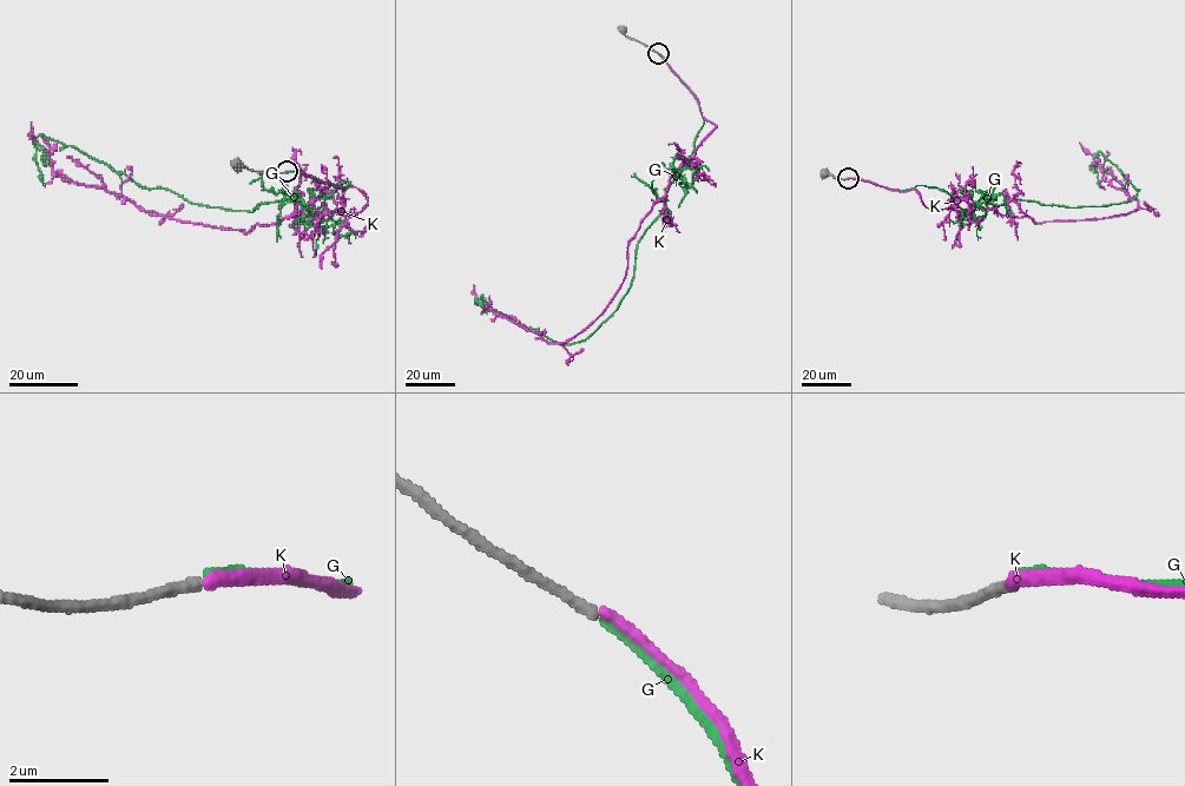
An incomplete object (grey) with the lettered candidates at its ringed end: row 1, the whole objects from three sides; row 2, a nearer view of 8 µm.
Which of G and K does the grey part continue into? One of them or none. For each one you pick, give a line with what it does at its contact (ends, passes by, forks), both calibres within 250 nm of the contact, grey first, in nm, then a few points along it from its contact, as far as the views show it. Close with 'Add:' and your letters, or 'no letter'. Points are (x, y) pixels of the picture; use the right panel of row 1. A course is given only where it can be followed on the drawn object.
G: it ends | 240/220 nm | via (848, 178), (1067, 207), (1118, 204), (1139, 190), (1098, 151), (1101, 187)
Add: G

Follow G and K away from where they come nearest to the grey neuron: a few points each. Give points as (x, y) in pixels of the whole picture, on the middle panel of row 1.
G: (659, 53), (695, 97), (704, 124), (639, 240), (617, 309), (581, 341), (563, 344), (482, 306)
K: (659, 53), (716, 127), (629, 242), (607, 308), (548, 343), (496, 315), (473, 284)

